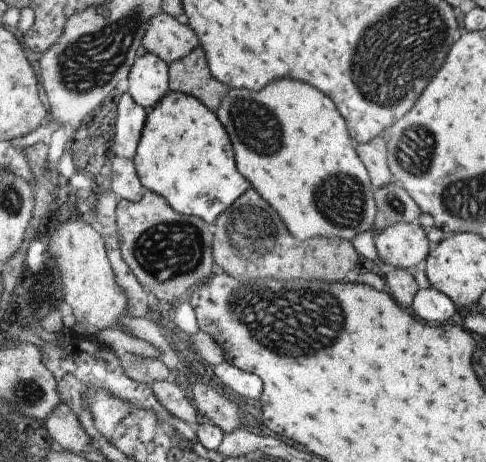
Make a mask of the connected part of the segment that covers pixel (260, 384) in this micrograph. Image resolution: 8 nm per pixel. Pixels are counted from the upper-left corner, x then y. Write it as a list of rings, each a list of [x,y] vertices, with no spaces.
[[[229,360],[214,368],[212,372],[216,373],[221,380],[232,390],[238,392],[247,398],[261,400],[265,392],[265,382],[258,374],[252,374],[234,366]]]

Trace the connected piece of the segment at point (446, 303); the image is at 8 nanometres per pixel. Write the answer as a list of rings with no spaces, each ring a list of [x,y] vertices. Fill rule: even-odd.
[[[428,285],[420,289],[413,298],[412,314],[428,326],[440,326],[450,320],[458,307],[444,292]]]

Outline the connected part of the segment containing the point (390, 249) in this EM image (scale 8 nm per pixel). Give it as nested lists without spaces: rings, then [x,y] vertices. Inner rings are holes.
[[[400,222],[389,226],[378,235],[375,246],[384,264],[414,270],[423,266],[430,242],[427,231],[418,222]]]

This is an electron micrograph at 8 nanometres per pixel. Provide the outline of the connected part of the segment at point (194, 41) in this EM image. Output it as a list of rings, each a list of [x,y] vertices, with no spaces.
[[[165,11],[150,20],[144,44],[149,52],[161,55],[170,65],[186,58],[201,45],[201,35],[190,24],[182,24]]]

